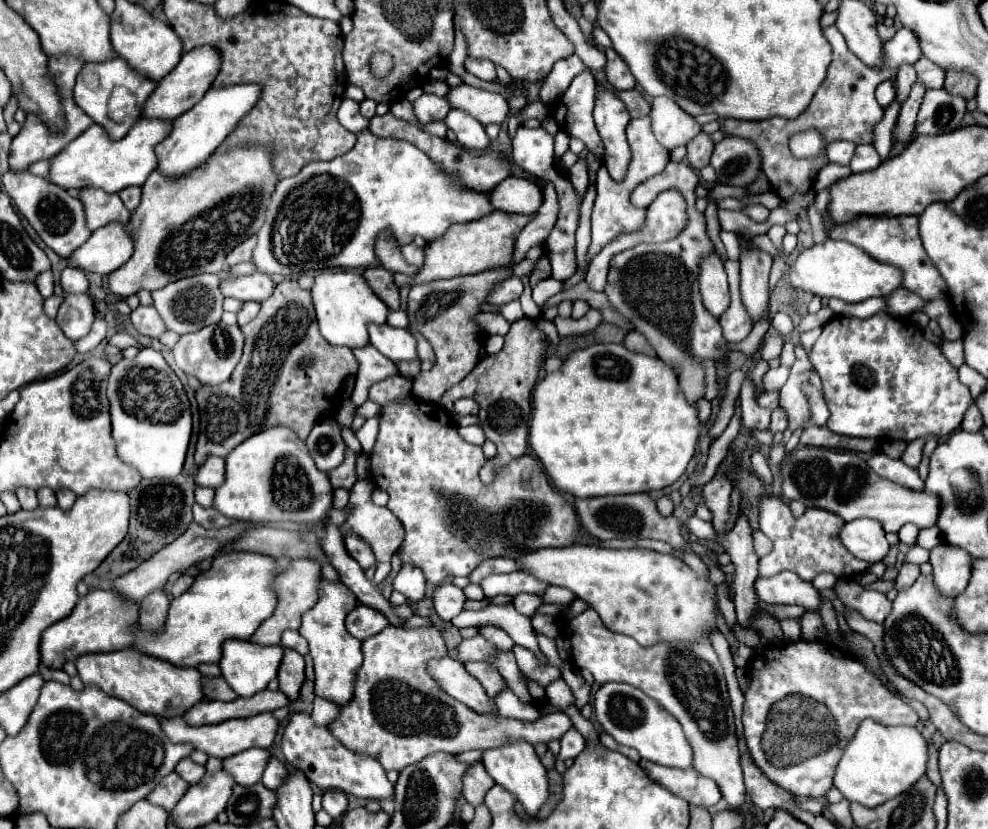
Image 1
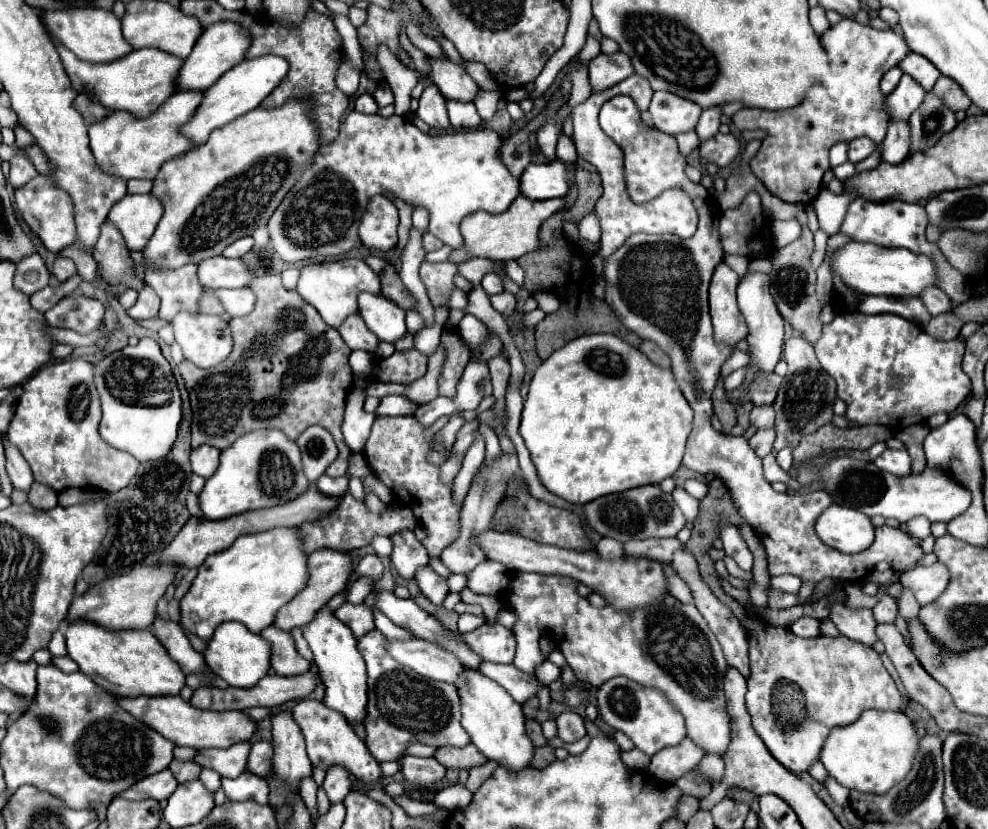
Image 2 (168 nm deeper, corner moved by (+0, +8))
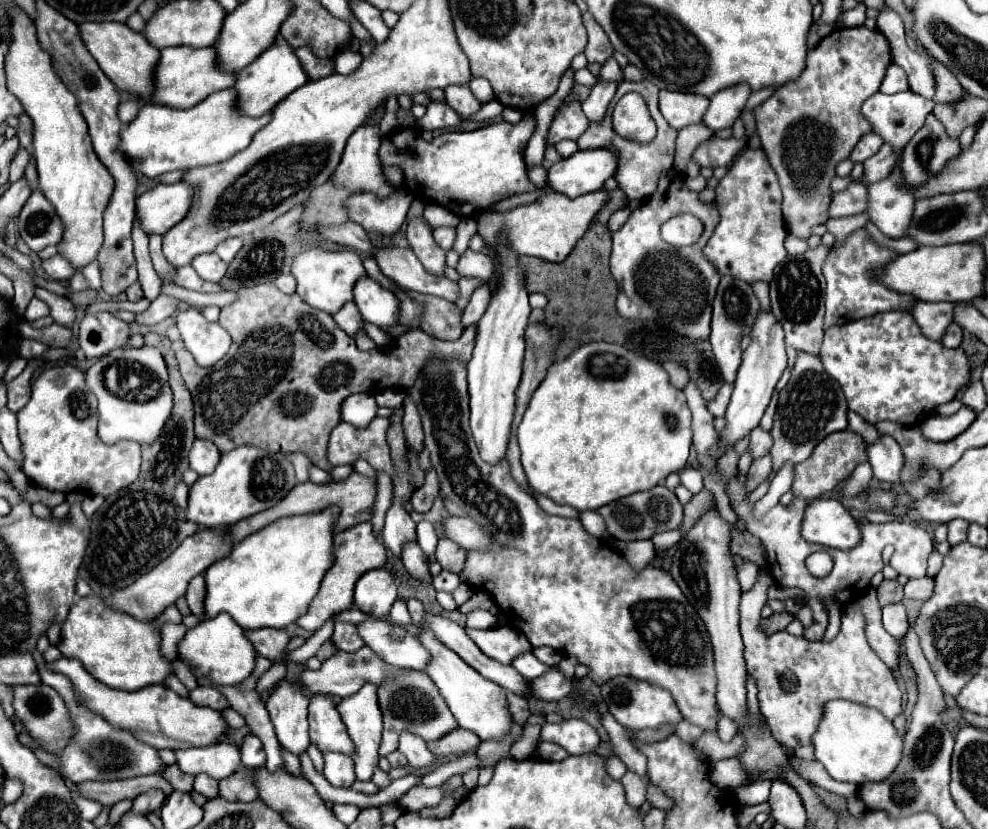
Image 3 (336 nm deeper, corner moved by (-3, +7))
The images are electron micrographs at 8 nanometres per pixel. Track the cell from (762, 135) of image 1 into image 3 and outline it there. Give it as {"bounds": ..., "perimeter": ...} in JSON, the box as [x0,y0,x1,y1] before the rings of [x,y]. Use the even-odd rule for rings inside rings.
{"bounds":[753,25,893,239],"perimeter":[[[865,25],[861,27],[839,27],[827,37],[823,37],[807,55],[807,69],[793,83],[779,87],[765,103],[753,109],[757,133],[761,139],[761,147],[777,173],[781,191],[783,191],[783,217],[787,221],[787,229],[797,237],[809,239],[811,227],[827,221],[827,207],[831,203],[831,179],[835,177],[835,165],[849,157],[855,143],[861,135],[871,131],[871,123],[861,115],[861,105],[867,97],[875,95],[881,87],[887,67],[893,63],[891,47],[887,37],[881,31],[869,31]]]}

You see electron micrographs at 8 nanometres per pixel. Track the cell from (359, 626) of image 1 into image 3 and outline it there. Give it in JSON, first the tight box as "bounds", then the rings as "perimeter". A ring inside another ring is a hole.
{"bounds":[333,623,365,651],"perimeter":[[[335,623],[335,633],[333,633],[333,643],[341,649],[341,651],[357,651],[359,647],[365,645],[365,641],[359,637],[357,633],[357,625],[353,623]]]}

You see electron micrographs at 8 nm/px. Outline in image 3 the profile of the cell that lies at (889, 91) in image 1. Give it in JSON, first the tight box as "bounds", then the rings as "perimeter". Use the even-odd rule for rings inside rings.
{"bounds":[881,63,909,93],"perimeter":[[[891,63],[891,67],[885,73],[885,79],[881,83],[881,93],[897,93],[897,91],[907,91],[907,89],[909,89],[909,85],[907,85],[905,71],[899,65]]]}

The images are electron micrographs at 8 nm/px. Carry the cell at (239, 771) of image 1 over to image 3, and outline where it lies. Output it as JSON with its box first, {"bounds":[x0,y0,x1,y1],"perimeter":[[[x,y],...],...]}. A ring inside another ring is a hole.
{"bounds":[175,741,241,781],"perimeter":[[[225,741],[211,747],[175,751],[175,755],[177,755],[177,765],[181,771],[191,773],[191,775],[207,773],[209,777],[217,781],[241,769],[239,747]]]}

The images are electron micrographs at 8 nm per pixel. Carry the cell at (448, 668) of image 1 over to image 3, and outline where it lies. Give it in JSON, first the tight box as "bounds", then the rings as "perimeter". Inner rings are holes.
{"bounds":[357,621,431,673],"perimeter":[[[365,621],[357,627],[365,645],[371,647],[385,663],[423,673],[427,671],[431,655],[427,655],[427,649],[421,645],[421,641],[405,627],[387,621]]]}

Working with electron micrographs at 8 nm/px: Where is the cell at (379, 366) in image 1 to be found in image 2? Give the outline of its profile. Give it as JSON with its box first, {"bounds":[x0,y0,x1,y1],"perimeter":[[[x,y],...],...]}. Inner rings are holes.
{"bounds":[340,314,378,352],"perimeter":[[[352,314],[348,316],[342,326],[340,326],[340,336],[344,338],[344,342],[348,344],[350,350],[368,350],[368,352],[374,352],[376,346],[378,346],[378,338],[376,334],[372,334],[364,320],[358,316],[358,314]]]}

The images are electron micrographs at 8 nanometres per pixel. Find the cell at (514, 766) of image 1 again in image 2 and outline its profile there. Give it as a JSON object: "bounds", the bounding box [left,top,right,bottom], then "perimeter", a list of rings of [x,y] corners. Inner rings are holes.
{"bounds":[454,668,534,770],"perimeter":[[[464,668],[464,674],[460,676],[460,682],[454,684],[460,694],[460,712],[462,712],[462,726],[468,732],[472,744],[488,758],[496,760],[500,766],[506,766],[508,770],[522,770],[530,766],[534,744],[526,736],[524,730],[524,714],[522,706],[514,702],[508,692],[480,674],[478,670]]]}

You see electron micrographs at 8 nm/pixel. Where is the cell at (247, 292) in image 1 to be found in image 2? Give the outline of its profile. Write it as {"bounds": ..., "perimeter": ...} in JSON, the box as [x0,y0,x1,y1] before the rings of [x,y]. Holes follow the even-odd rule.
{"bounds":[198,256,254,288],"perimeter":[[[216,256],[198,264],[198,278],[200,284],[208,288],[242,288],[248,286],[254,274],[240,258],[230,260]]]}

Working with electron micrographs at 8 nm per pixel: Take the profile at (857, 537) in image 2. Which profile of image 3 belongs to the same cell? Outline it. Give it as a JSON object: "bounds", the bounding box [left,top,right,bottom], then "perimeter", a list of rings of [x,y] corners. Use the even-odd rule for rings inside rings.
{"bounds":[803,497,861,549],"perimeter":[[[819,497],[807,505],[803,519],[803,537],[811,543],[835,547],[835,549],[853,549],[861,541],[861,525],[845,505],[837,499]]]}

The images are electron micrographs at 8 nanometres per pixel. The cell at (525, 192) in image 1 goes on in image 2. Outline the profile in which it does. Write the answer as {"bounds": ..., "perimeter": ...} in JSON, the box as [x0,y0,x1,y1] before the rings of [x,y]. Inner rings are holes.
{"bounds":[520,158,574,200],"perimeter":[[[558,158],[554,162],[548,162],[548,164],[530,164],[520,178],[522,194],[530,200],[548,200],[548,198],[566,196],[568,190],[574,186],[574,178],[570,176],[570,166],[574,166],[574,164],[566,164]]]}

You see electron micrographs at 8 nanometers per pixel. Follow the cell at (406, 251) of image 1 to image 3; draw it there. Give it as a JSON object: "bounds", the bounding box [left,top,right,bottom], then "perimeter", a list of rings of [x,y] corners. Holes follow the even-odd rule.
{"bounds":[433,227,455,251],"perimeter":[[[439,227],[439,229],[433,229],[433,239],[435,239],[435,243],[441,249],[449,251],[451,245],[453,245],[453,241],[455,241],[455,227]]]}

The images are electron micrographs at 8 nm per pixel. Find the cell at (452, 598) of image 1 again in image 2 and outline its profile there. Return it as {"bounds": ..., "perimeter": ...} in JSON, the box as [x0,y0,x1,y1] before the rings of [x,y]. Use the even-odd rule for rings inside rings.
{"bounds":[414,564,448,604],"perimeter":[[[426,564],[426,566],[420,566],[420,570],[416,570],[416,574],[414,574],[414,580],[416,580],[418,588],[422,590],[422,594],[424,594],[430,602],[442,604],[444,596],[448,594],[448,586],[446,586],[446,580],[440,578],[440,576],[432,570],[432,566],[428,566],[428,564]]]}

